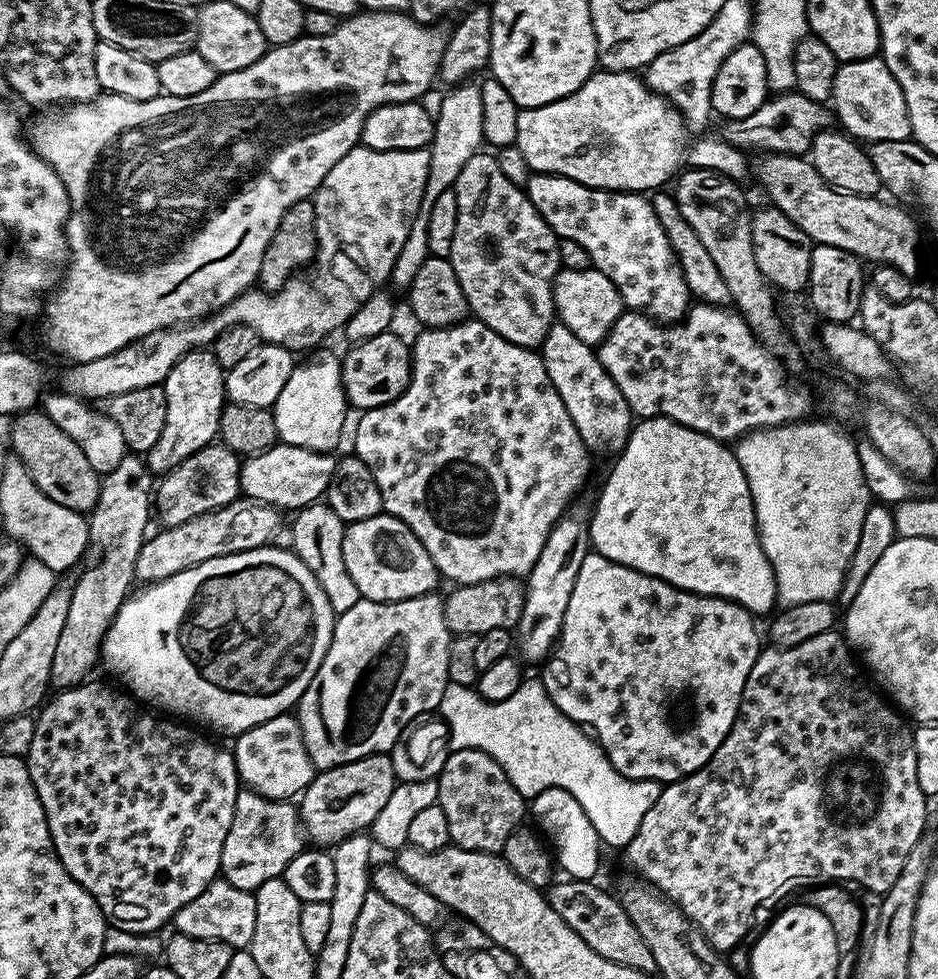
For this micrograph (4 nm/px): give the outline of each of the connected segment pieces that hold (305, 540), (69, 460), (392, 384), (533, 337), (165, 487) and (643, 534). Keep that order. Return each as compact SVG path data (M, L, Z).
M317 502L308 507L299 509L295 513L296 521L292 524L291 551L296 553L302 562L314 574L318 586L322 588L333 613L339 614L350 610L362 598L358 586L354 586L354 578L346 570L346 562L342 562L342 538L344 537L345 523L328 508L327 503Z
M43 410L21 412L11 423L15 459L20 460L26 468L38 490L42 490L46 498L54 498L54 502L70 510L91 513L98 500L102 476L94 470L94 466L90 466L86 454L78 450L78 444L66 434L62 434L62 430L54 426L52 419Z
M389 330L369 340L361 340L351 345L348 353L343 353L341 364L341 384L345 398L353 409L367 410L394 402L412 381L412 350L409 341L395 336Z
M481 150L476 153L466 166L462 166L462 174L458 174L454 191L458 198L458 226L454 226L454 246L450 246L450 254L447 259L451 260L454 266L454 274L458 274L458 282L462 286L462 294L466 294L471 315L477 320L481 320L494 334L502 334L506 342L514 342L523 348L533 350L539 349L543 345L544 339L548 336L548 331L552 329L554 323L554 305L552 303L552 284L556 281L556 274L562 265L560 262L560 237L556 236L554 230L543 220L542 214L531 204L525 189L521 185L510 182L506 174L502 174L502 169L498 167L495 155L486 154L487 151Z
M213 442L195 452L186 462L163 473L154 488L154 512L160 515L159 523L173 528L190 518L232 503L240 492L241 463L241 457L235 452L219 442Z
M650 416L641 419L633 427L632 433L628 435L626 446L615 457L615 460L616 465L609 470L608 477L604 480L604 489L601 490L600 497L596 500L592 520L587 521L588 538L595 552L610 558L610 562L618 562L622 566L630 566L630 570L650 574L670 586L681 588L683 592L693 592L699 596L717 596L753 614L768 611L771 613L777 607L776 575L762 550L762 542L756 529L756 511L750 494L750 486L746 482L746 474L742 474L742 466L738 462L735 451L727 443L710 438L698 430L690 430L690 426L682 426L665 416Z

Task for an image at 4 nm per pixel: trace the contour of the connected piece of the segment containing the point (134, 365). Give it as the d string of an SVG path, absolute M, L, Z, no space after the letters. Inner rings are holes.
M363 146L352 148L350 154L346 154L346 158L342 158L342 162L336 163L334 170L330 170L330 174L326 174L326 178L322 178L322 182L316 187L316 194L312 200L312 205L314 206L314 226L316 227L316 258L314 267L311 269L311 271L313 270L312 284L308 280L303 280L303 275L296 274L293 275L291 280L287 280L276 292L270 293L263 290L249 290L243 292L238 299L231 300L225 308L212 313L211 316L205 319L194 320L190 324L178 324L175 328L164 328L160 332L155 332L154 334L144 337L143 340L137 340L134 344L126 345L126 347L122 350L118 350L114 354L106 354L106 358L94 358L90 362L82 362L81 364L73 363L61 374L59 387L72 396L79 396L89 402L102 402L107 396L126 394L126 390L142 390L146 386L154 386L155 384L163 385L164 379L170 374L170 370L184 355L188 352L207 349L212 341L215 340L216 336L222 334L222 330L226 330L230 326L250 326L250 330L254 330L258 333L263 343L277 344L278 346L288 349L288 351L293 354L299 354L303 348L306 348L305 350L312 350L317 346L323 345L325 343L323 340L327 338L328 332L339 333L354 314L354 310L358 310L358 306L362 306L362 302L366 302L366 298L370 298L381 286L389 283L394 262L398 258L398 254L402 254L402 245L406 243L406 238L410 234L410 226L414 222L414 218L420 209L422 194L426 190L426 182L428 181L429 174L430 154L428 153L428 148L408 150L376 150Z

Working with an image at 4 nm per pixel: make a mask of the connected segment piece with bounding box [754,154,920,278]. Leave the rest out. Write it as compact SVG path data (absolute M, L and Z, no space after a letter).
M764 154L754 164L754 180L764 187L767 203L784 214L813 244L838 246L873 265L889 264L902 274L915 277L920 268L920 232L899 208L899 203L876 196L859 196L831 188L814 170L811 159L799 156Z

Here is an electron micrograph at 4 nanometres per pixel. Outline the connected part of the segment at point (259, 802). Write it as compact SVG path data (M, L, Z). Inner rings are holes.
M241 790L234 802L234 822L230 822L230 834L226 834L226 846L222 846L220 876L238 890L255 893L262 882L283 877L286 866L302 850L302 829L295 803L271 800L251 790Z

